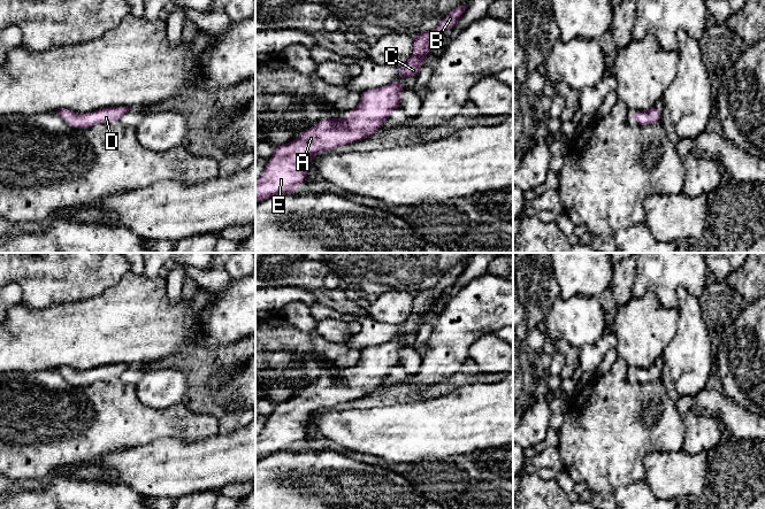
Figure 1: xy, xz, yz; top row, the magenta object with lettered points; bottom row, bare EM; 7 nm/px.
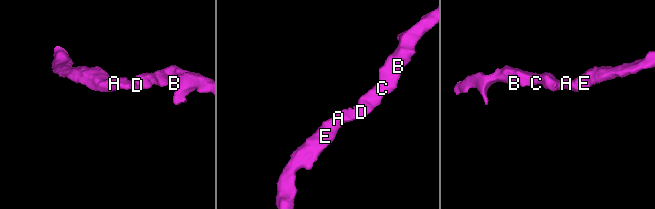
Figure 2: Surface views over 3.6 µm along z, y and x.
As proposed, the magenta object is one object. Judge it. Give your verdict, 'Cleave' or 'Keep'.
Keep

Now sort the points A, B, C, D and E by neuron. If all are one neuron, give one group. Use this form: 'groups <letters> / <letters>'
groups A B C D E

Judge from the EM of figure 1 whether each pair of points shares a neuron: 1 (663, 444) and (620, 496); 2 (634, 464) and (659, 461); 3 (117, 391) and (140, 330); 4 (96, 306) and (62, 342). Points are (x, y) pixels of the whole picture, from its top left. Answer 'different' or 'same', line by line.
1: different
2: different
3: different
4: same

